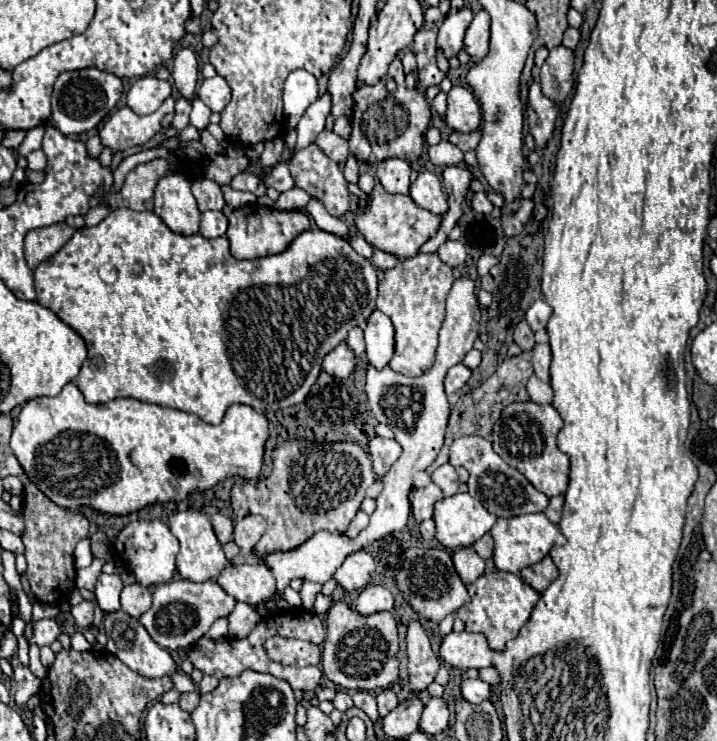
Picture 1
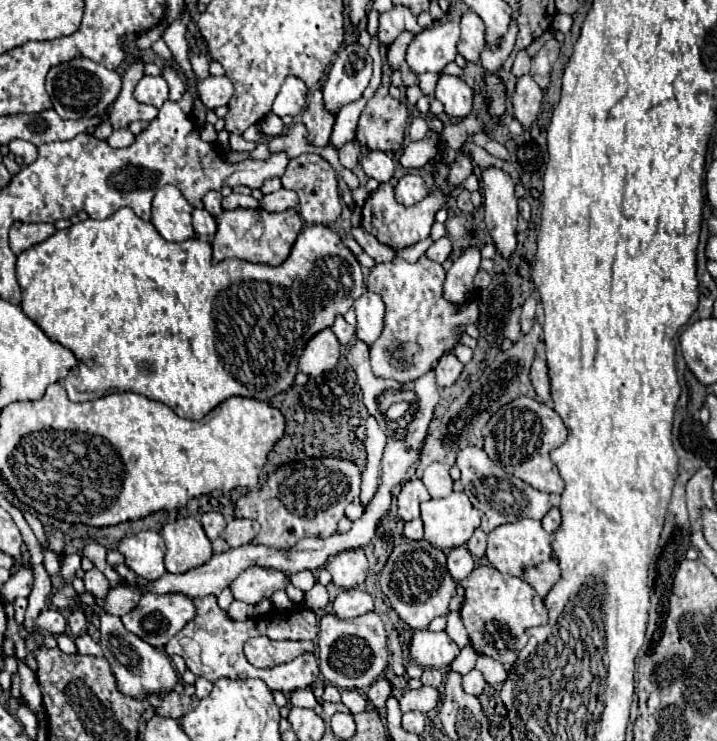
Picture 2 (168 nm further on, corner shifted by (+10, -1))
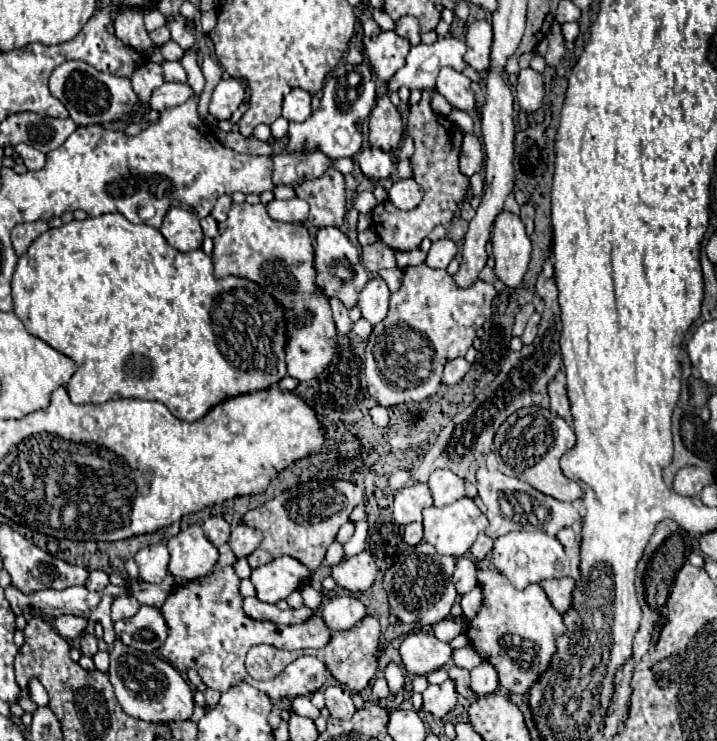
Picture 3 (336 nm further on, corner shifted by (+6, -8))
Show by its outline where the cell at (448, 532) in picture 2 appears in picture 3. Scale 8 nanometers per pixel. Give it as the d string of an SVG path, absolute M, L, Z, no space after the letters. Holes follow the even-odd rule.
M460 498L454 504L436 508L430 506L424 510L424 542L432 544L440 554L448 554L448 556L464 556L470 546L474 544L476 536L480 532L484 532L484 528L488 526L486 516L478 510L478 506L474 504L474 500L470 498Z

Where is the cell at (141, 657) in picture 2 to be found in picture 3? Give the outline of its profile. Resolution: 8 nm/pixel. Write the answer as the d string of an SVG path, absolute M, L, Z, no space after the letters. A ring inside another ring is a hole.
M116 640L110 652L108 676L122 710L134 718L150 722L178 722L188 720L194 712L194 700L188 682L174 666L154 654L128 648L126 644Z

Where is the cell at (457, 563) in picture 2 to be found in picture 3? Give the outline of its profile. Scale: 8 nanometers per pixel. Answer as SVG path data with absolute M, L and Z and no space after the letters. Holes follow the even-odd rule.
M460 556L456 560L456 570L454 570L454 584L458 594L468 594L478 582L476 582L476 564L470 556Z

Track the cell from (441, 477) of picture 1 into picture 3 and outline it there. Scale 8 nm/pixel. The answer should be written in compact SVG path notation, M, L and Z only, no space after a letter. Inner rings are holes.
M448 470L432 472L430 480L428 480L428 488L432 492L434 506L446 506L446 504L452 504L458 498L466 496L464 480Z

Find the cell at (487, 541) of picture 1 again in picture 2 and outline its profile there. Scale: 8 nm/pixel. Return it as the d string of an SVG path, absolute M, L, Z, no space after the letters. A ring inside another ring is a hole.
M476 529L466 545L474 557L482 557L486 553L486 533L482 529Z

